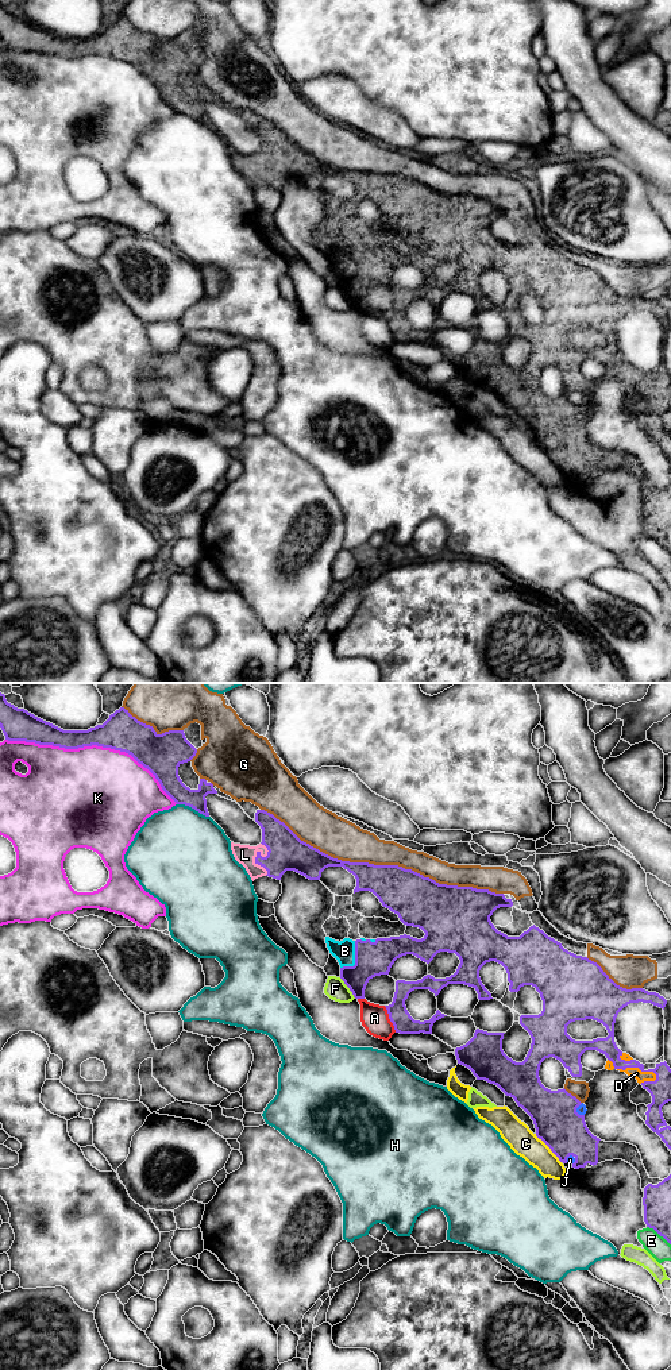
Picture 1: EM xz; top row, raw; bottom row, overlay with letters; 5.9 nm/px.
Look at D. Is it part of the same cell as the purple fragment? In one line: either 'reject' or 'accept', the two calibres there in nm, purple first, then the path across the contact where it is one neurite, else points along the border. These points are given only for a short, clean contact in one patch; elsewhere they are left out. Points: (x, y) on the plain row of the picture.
accept; 130 nm thick on the purple side, 70 nm on the other

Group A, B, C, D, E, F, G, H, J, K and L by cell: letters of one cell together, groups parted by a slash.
A / B D J L / C E / F / G / H / K

